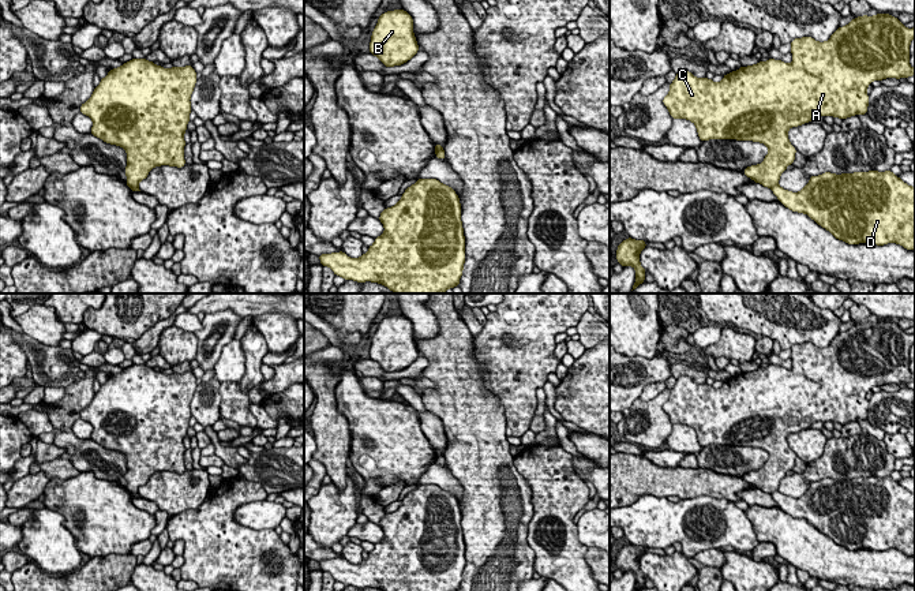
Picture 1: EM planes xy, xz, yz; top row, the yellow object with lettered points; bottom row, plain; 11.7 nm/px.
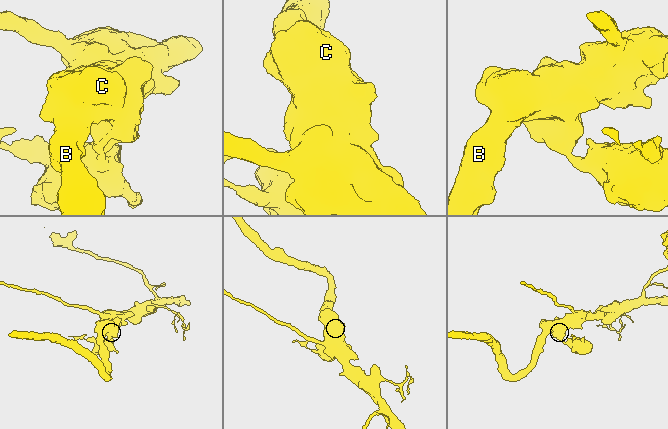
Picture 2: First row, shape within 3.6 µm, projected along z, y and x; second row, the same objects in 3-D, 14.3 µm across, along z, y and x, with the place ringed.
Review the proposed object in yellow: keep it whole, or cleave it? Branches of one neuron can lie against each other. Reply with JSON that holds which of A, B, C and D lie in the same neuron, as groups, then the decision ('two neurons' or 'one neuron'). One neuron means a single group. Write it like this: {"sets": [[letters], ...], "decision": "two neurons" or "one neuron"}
{"sets": [["A", "B", "C"], ["D"]], "decision": "two neurons"}

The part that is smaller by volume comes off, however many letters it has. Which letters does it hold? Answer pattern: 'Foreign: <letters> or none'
Foreign: D

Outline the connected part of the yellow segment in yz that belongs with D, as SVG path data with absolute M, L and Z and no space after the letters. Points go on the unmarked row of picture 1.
M892 476L810 482L799 498L772 493L780 509L805 519L848 550L897 549L915 556L915 493Z

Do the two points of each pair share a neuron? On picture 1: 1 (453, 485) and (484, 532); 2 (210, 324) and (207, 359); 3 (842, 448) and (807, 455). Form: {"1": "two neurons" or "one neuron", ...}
{"1": "two neurons", "2": "one neuron", "3": "two neurons"}

